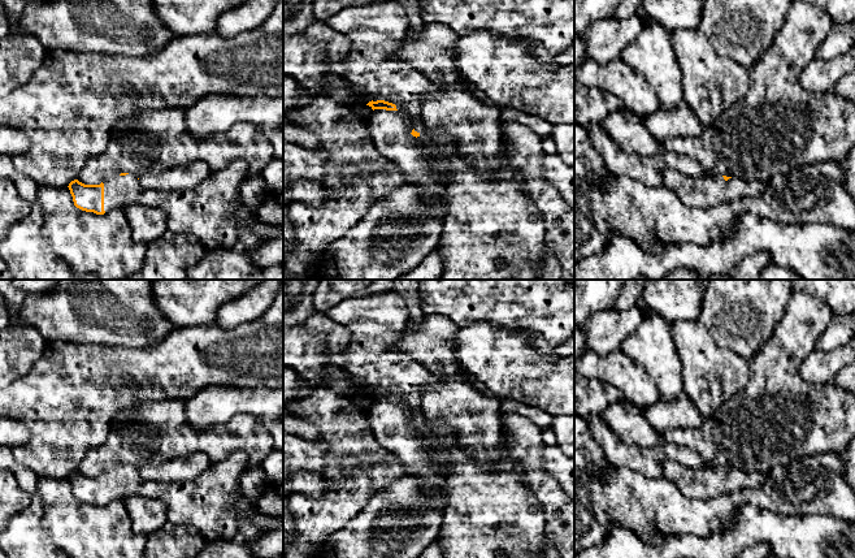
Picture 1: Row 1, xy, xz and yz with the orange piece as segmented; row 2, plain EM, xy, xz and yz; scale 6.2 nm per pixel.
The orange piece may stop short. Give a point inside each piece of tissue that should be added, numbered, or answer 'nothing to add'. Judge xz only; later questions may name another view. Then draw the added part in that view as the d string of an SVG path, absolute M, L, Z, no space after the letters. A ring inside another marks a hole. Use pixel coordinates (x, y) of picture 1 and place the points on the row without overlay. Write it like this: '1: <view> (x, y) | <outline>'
1: xz (374, 323) | M394 291L347 298L330 308L326 315L348 332L343 364L346 372L359 380L369 392L385 392L395 395L396 401L405 403L412 410L415 423L421 427L426 420L421 408L421 389L438 386L438 380L431 371L395 347L408 324L409 313L405 300Z

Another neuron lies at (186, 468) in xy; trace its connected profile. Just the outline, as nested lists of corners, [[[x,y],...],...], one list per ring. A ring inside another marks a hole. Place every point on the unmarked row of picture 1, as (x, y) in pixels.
[[[194,453],[186,458],[170,459],[159,466],[140,468],[139,473],[144,480],[151,481],[188,481],[201,475],[211,464],[211,459],[204,453]]]

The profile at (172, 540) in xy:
[[[168,522],[147,537],[143,558],[192,558],[205,544],[195,527]]]

